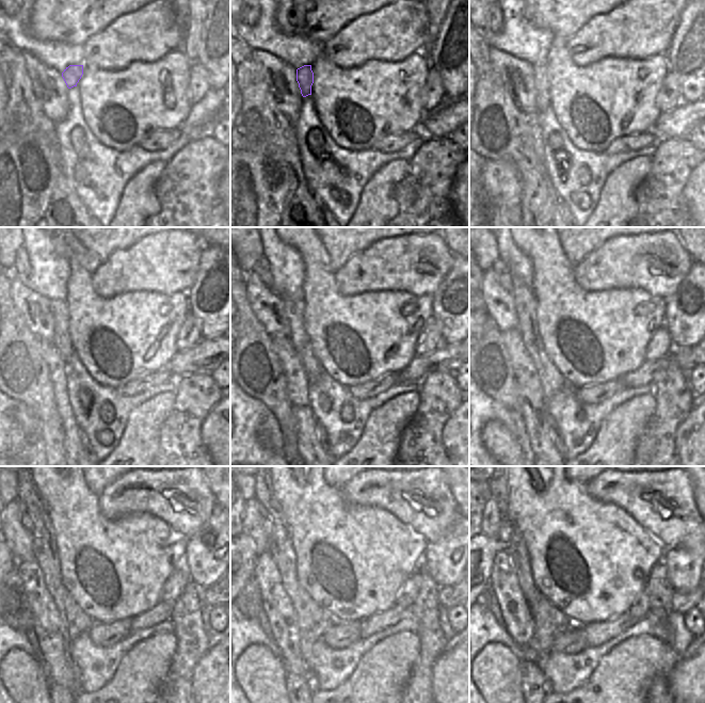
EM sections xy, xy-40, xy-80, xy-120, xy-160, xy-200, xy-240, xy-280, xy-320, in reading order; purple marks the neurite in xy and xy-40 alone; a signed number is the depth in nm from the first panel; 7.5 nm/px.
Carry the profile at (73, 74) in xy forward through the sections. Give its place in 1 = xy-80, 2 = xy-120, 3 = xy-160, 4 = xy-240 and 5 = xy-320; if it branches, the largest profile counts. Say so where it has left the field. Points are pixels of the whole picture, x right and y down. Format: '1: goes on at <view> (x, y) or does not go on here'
1: goes on at xy-80 (540, 69)
2: goes on at xy-120 (62, 339)
3: goes on at xy-160 (293, 308)
4: goes on at xy-240 (75, 621)
5: goes on at xy-320 (550, 622)

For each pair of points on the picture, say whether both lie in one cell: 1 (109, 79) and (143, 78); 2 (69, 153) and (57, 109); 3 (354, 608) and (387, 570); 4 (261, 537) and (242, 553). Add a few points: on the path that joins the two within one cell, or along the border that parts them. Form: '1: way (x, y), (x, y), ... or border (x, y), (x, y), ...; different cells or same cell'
1: way (117, 79), (123, 77), (134, 78); same cell
2: border (67, 96), (67, 114), (55, 123); different cells
3: way (358, 598), (378, 579); same cell
4: border (241, 533), (253, 540), (257, 554); different cells

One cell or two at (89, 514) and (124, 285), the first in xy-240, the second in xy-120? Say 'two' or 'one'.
two

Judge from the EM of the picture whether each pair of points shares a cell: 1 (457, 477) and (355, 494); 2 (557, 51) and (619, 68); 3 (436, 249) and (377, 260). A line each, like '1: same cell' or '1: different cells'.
1: different cells
2: same cell
3: same cell

